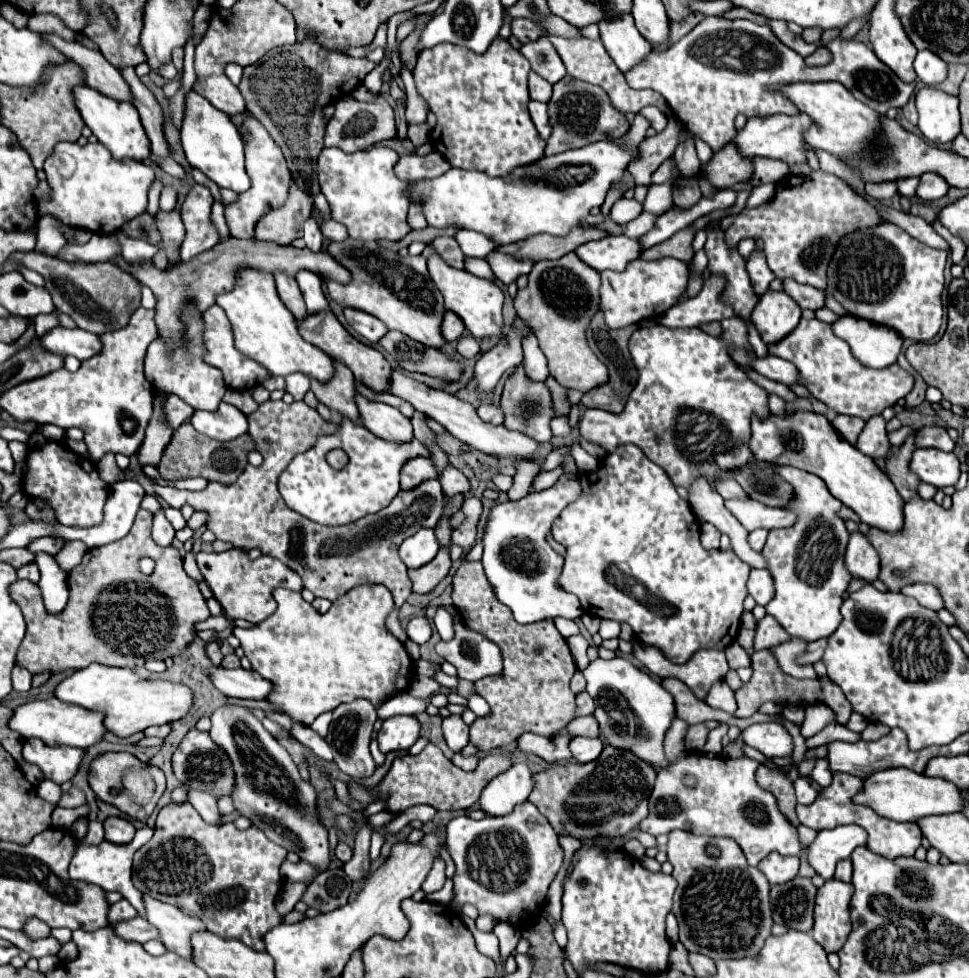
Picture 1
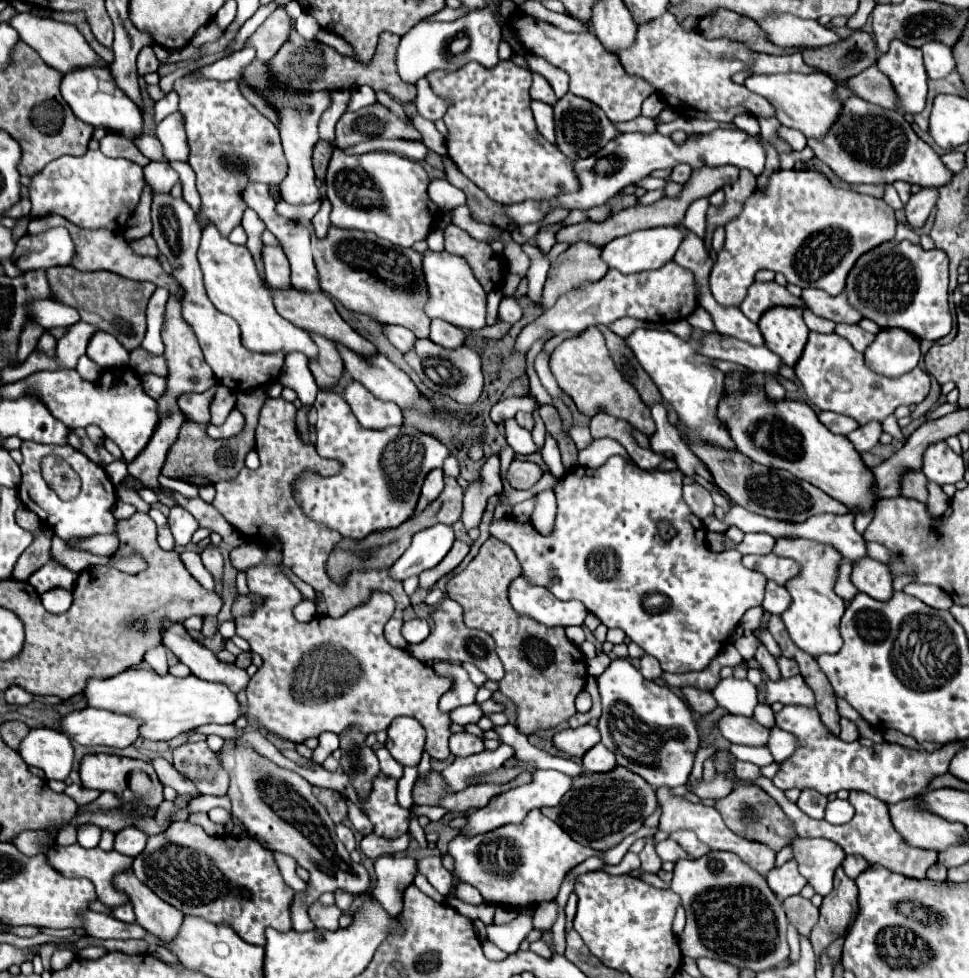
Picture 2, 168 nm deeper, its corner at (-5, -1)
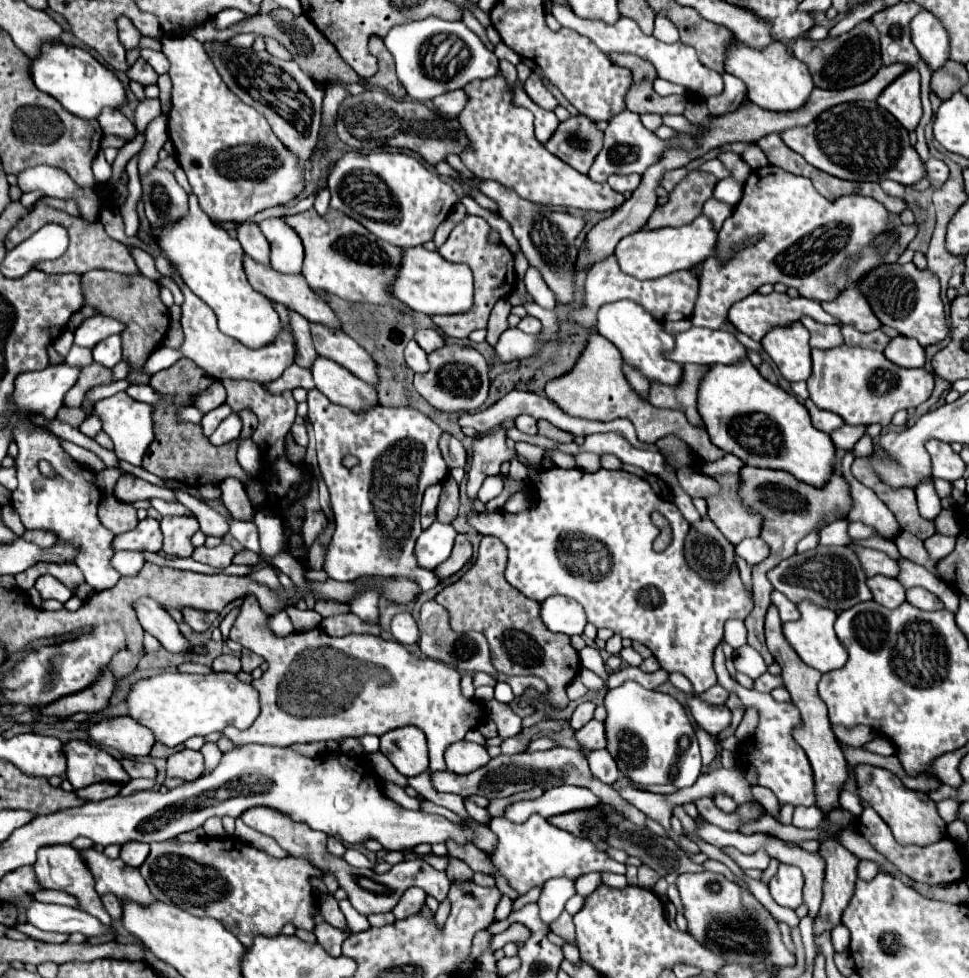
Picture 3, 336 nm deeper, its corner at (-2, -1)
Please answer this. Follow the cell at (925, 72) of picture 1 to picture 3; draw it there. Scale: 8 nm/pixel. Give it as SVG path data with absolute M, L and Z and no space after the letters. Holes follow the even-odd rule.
M921 11L911 21L911 41L917 47L921 59L935 71L949 59L949 35L943 23L929 11Z

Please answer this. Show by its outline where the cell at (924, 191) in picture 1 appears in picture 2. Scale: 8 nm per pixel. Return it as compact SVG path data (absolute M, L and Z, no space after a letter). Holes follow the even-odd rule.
M922 187L916 195L910 197L906 203L906 219L912 227L922 227L928 219L930 211L934 209L938 201L938 189L936 187Z

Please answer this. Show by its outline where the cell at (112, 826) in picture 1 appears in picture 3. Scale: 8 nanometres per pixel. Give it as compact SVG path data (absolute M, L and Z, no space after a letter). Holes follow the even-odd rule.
M125 843L125 847L121 847L121 859L131 867L141 867L147 855L149 855L147 843Z

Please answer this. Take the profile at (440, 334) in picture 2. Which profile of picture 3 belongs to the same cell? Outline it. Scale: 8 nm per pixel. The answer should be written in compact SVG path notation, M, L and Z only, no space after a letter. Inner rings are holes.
M417 329L413 339L417 341L417 345L419 345L425 353L431 353L431 351L441 349L441 347L445 345L445 341L443 341L443 337L439 335L437 329Z

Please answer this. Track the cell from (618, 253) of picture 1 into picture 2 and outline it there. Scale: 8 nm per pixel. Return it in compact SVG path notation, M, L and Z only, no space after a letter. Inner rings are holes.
M656 227L656 229L644 229L644 231L634 231L632 235L624 235L620 239L614 239L610 243L606 243L602 247L602 253L600 253L600 259L610 267L610 269L618 269L622 271L624 275L630 275L630 273L640 273L640 271L646 271L646 269L656 269L656 267L662 267L664 263L668 263L678 245L682 241L682 233L676 231L676 227Z

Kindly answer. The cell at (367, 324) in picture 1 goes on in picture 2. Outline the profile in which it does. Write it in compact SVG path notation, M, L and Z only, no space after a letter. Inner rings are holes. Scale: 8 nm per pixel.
M382 325L382 331L384 331L384 335L388 337L388 341L390 341L396 349L400 349L402 353L412 349L412 343L414 343L416 335L412 335L412 331L408 331L406 327L400 327L400 325Z

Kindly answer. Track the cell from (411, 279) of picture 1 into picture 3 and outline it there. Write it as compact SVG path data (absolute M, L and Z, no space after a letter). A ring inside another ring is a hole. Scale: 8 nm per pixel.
M311 207L293 217L285 217L283 221L289 223L289 227L293 227L293 231L297 231L303 241L303 275L311 289L323 289L347 301L363 301L377 305L391 303L397 307L405 307L399 299L393 299L387 293L387 287L393 283L401 259L399 247L381 241L365 227L361 227L361 223L357 223L349 215L343 215L337 209L329 209L325 215L319 215Z

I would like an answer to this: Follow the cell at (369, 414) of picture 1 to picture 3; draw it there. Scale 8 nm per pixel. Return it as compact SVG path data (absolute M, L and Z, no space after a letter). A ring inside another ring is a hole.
M317 357L311 365L311 373L315 379L315 387L331 403L351 407L351 411L363 411L365 407L373 407L373 403L377 403L373 385L357 379L331 359Z

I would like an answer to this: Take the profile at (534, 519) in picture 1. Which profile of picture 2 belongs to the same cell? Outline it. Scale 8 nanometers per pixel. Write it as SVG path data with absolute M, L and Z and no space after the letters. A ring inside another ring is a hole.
M518 575L508 589L510 605L518 615L526 615L546 627L582 625L588 611L580 601L560 601L548 587L532 585L524 575Z

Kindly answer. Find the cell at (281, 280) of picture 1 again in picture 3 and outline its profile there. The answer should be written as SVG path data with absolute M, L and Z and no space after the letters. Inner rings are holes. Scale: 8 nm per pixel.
M243 221L237 225L237 241L241 243L243 251L259 263L269 263L269 243L261 229L253 221Z

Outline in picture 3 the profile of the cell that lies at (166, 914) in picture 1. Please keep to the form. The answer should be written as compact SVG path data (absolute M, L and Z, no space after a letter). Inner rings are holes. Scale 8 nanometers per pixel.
M83 849L79 855L89 867L99 895L113 891L119 899L133 899L141 905L153 903L153 895L149 895L149 887L145 887L145 881L137 869L125 865L121 859L109 859L95 849Z

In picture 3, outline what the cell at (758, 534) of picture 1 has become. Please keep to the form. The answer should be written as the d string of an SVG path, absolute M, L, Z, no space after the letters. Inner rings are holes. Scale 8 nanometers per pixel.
M755 537L755 539L743 539L737 547L735 547L737 555L741 559L747 561L747 565L757 565L761 563L763 559L767 559L769 555L769 547L765 547L765 541L761 537Z

